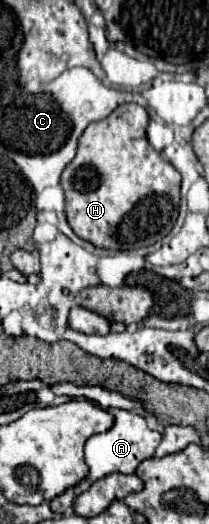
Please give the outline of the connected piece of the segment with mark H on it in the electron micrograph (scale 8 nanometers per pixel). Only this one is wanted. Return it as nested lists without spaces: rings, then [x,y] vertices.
[[[133,102],[117,106],[107,118],[91,122],[83,130],[75,158],[65,166],[61,174],[67,222],[79,238],[91,242],[97,248],[137,250],[143,246],[151,246],[157,240],[165,238],[175,224],[175,216],[179,210],[181,174],[163,158],[161,152],[157,152],[147,142],[147,124],[149,114],[143,106]]]

